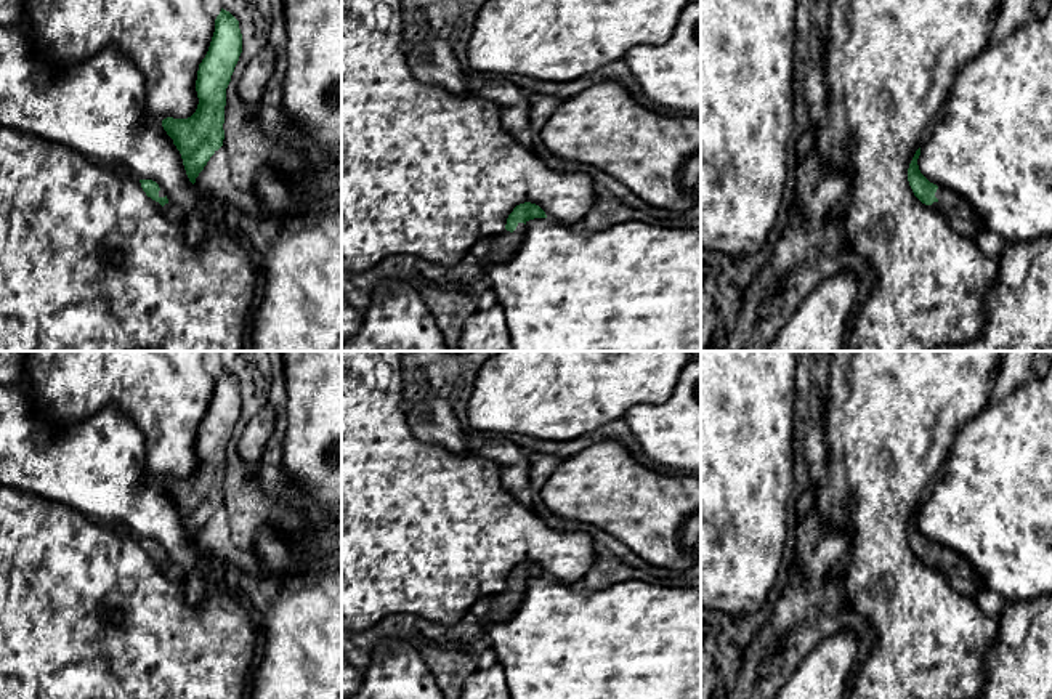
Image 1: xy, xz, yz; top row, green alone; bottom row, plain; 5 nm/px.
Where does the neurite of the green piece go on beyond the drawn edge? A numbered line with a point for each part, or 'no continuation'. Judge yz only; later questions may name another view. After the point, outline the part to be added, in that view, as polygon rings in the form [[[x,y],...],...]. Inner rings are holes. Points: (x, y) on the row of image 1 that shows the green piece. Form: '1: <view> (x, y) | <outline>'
1: yz (945, 196) | [[[938,188],[935,192],[935,197],[945,205],[964,205],[967,208],[967,204],[964,204],[957,194],[948,189]]]

